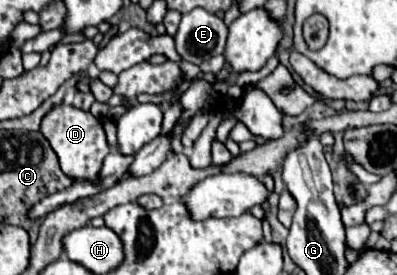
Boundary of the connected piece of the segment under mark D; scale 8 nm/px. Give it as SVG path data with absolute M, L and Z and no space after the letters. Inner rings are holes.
M61 102L61 104L53 106L49 110L49 114L45 114L45 118L41 120L41 132L49 140L55 154L59 156L61 170L69 178L73 178L73 180L81 180L81 178L95 180L99 176L103 158L111 152L111 148L107 144L107 136L105 136L101 120L97 120L91 112L77 110L75 106Z

